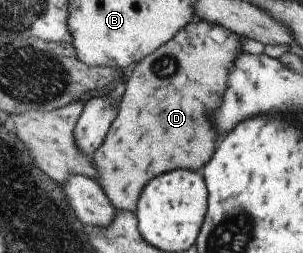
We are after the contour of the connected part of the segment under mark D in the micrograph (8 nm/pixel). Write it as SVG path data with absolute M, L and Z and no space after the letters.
M206 20L188 23L174 38L145 56L134 68L132 76L125 81L125 93L118 107L118 114L102 146L92 154L92 164L98 170L98 184L108 196L111 206L118 211L135 212L142 190L152 178L176 168L200 171L214 154L214 140L220 140L220 132L214 134L206 122L206 110L218 106L218 98L226 90L226 74L238 58L238 36L224 30L218 24Z

